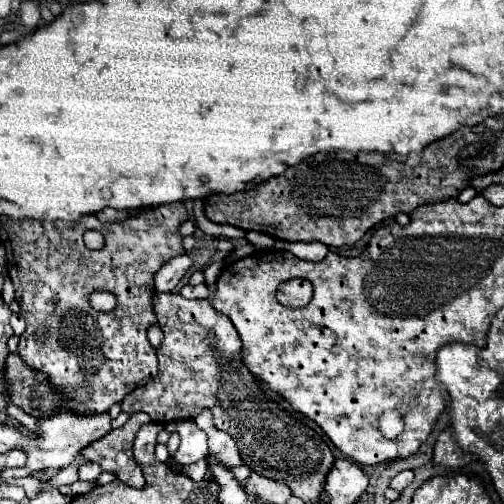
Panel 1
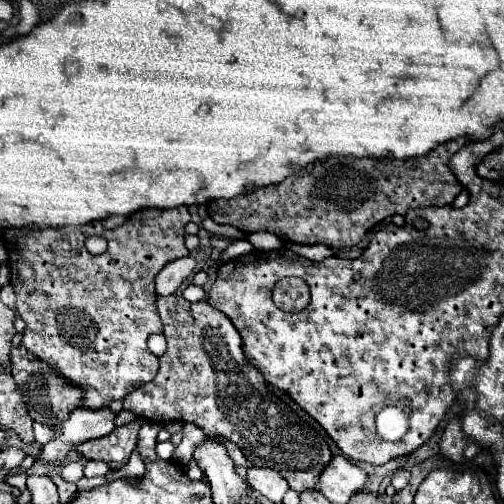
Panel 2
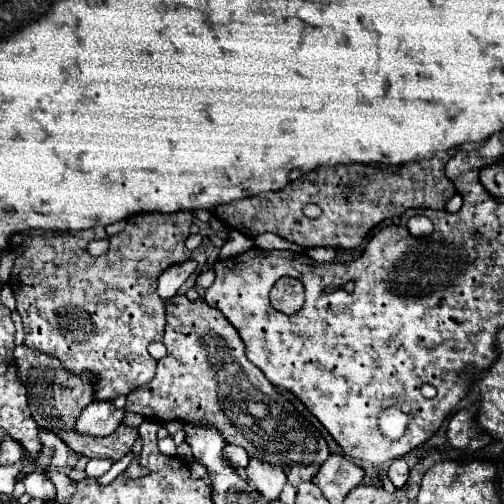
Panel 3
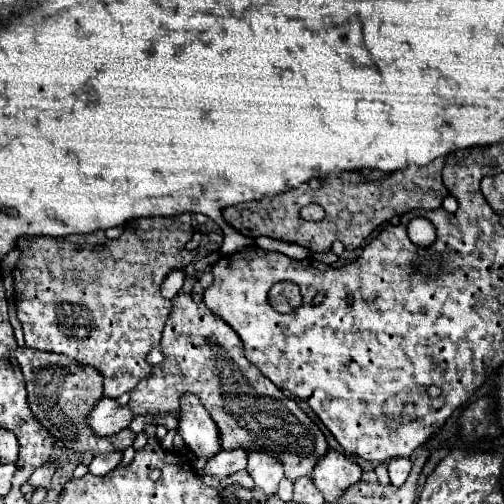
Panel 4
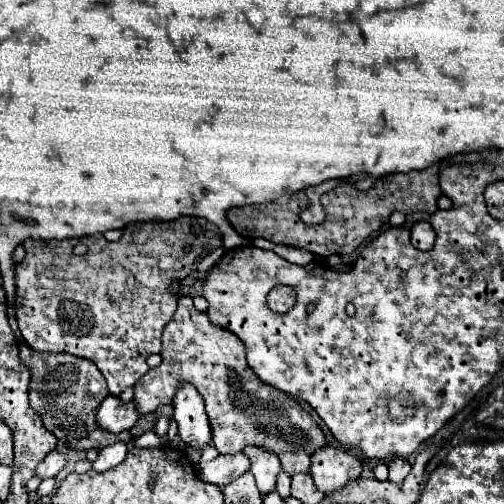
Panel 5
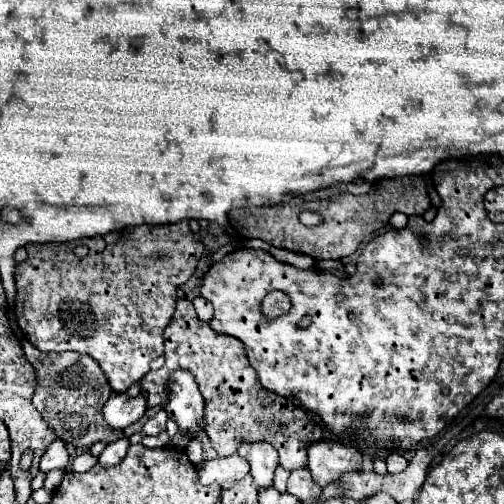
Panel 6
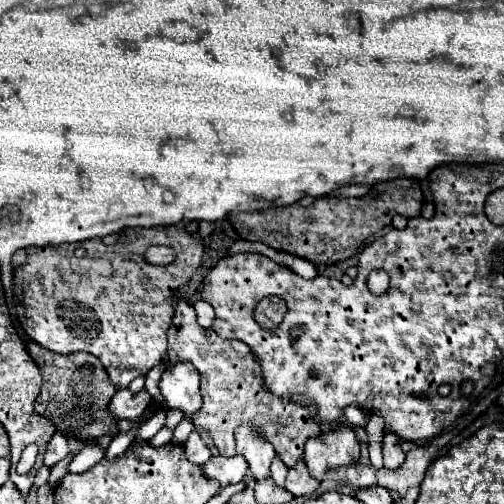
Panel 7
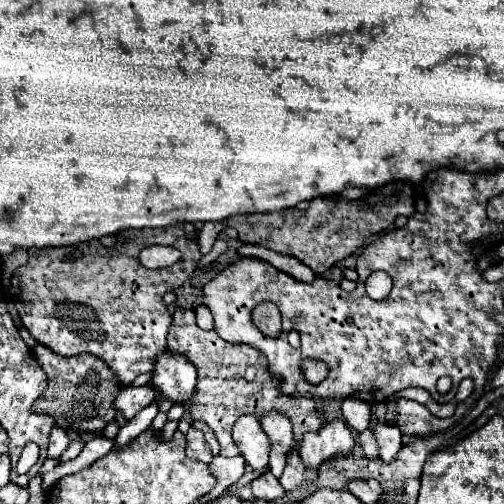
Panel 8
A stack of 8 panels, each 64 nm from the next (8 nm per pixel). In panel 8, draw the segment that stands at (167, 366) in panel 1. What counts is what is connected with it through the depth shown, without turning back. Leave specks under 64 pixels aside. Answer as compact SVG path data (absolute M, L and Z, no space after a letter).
M176 308L174 320L168 332L168 352L186 356L196 366L198 370L196 396L191 400L189 412L194 420L206 422L214 430L214 436L220 445L221 456L240 455L240 450L232 440L232 424L240 416L246 416L246 414L252 414L258 420L270 410L288 416L292 422L294 442L296 442L292 450L300 448L300 440L306 432L316 432L322 426L318 404L312 398L284 396L278 390L278 380L274 380L268 372L266 358L262 362L262 354L256 348L250 348L246 344L228 344L226 340L220 340L216 332L198 328L194 310Z

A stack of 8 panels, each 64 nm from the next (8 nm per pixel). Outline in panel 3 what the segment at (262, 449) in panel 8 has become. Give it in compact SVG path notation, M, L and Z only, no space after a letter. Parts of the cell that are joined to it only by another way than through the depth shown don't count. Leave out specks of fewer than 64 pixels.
M256 458L250 460L250 464L246 466L248 470L248 482L270 502L280 498L280 492L286 484L286 474L280 472L278 466L270 466L264 464Z

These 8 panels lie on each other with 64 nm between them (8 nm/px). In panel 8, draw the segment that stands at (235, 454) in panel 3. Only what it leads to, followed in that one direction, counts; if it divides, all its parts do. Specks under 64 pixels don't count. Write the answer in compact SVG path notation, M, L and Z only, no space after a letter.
M214 456L212 462L208 464L212 476L216 478L216 486L210 492L212 498L218 498L226 488L230 488L232 484L236 484L246 468L246 462L242 456L234 456L234 458L224 458L224 456Z

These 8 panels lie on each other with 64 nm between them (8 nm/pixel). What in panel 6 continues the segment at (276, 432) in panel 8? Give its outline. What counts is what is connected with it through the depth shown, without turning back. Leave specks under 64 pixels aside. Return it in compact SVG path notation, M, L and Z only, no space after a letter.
M278 466L276 468L276 474L274 474L274 488L278 490L278 492L286 492L286 482L288 482L288 476L290 476L290 472L288 470L284 470L282 466Z

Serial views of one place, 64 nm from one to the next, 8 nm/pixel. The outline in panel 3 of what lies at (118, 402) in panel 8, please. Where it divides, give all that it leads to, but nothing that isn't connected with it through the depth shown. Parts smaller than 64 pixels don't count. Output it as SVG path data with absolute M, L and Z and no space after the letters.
M92 402L76 418L74 432L88 436L112 434L124 418L124 410L116 410L112 402Z

